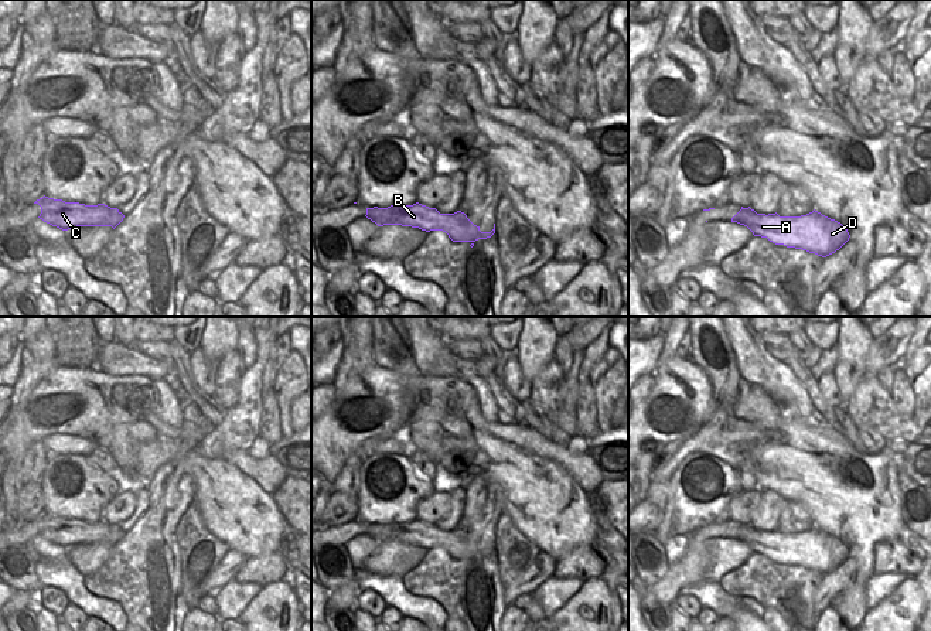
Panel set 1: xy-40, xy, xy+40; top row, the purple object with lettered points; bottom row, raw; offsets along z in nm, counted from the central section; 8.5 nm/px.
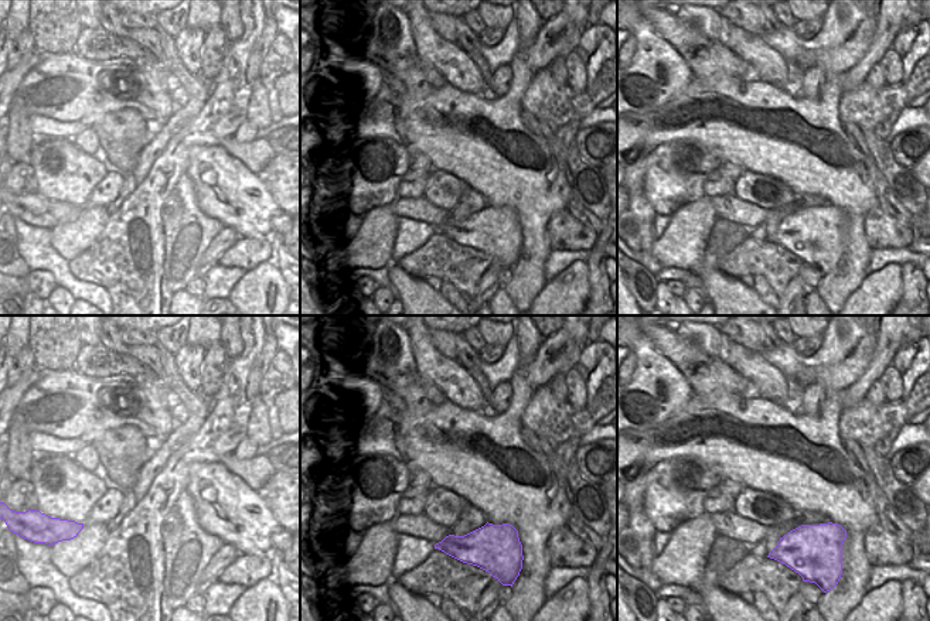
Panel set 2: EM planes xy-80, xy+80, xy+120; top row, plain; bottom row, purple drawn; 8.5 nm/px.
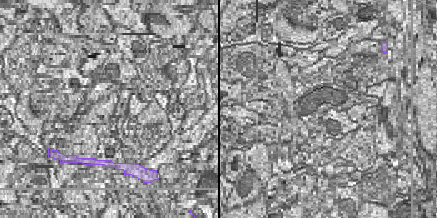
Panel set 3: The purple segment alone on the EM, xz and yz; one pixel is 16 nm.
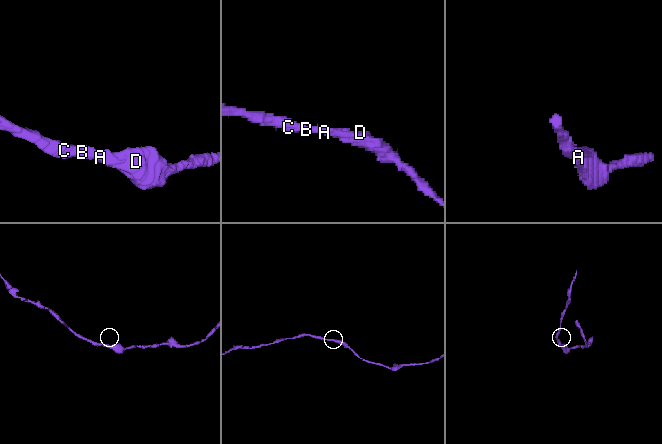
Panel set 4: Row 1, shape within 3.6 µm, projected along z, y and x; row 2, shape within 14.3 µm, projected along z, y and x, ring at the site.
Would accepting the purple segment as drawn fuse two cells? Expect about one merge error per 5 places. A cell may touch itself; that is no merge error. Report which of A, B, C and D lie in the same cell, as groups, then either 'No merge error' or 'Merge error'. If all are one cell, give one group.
Groups: A B C D. No merge error.

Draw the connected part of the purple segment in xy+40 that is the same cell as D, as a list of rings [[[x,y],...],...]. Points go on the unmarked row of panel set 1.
[[[741,523],[732,539],[747,543],[754,553],[767,555],[775,562],[802,566],[822,574],[839,567],[850,555],[845,542],[815,526],[801,533],[780,533],[777,529],[765,532]]]

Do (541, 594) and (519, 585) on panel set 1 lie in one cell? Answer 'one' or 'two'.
two

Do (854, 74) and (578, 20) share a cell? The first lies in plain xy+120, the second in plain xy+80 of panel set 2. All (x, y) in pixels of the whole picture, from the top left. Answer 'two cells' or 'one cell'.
one cell

